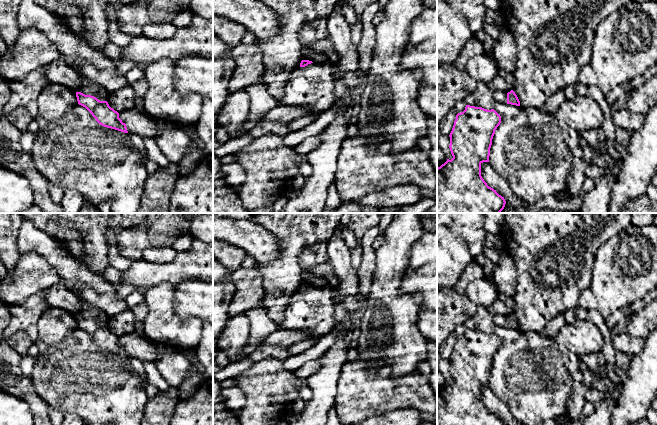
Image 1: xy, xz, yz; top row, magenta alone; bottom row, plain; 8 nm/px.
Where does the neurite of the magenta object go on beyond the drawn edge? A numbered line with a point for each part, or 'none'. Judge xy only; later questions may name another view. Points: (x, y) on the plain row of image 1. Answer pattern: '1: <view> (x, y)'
1: xy (88, 312)

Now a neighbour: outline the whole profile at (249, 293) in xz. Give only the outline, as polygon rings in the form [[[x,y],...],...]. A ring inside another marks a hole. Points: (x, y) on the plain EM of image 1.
[[[257,265],[232,272],[235,293],[228,307],[229,318],[240,312],[261,306],[264,298],[263,283]]]

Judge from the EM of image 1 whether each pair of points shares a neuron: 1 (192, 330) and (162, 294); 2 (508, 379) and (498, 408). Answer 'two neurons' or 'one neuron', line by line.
1: one neuron
2: two neurons

